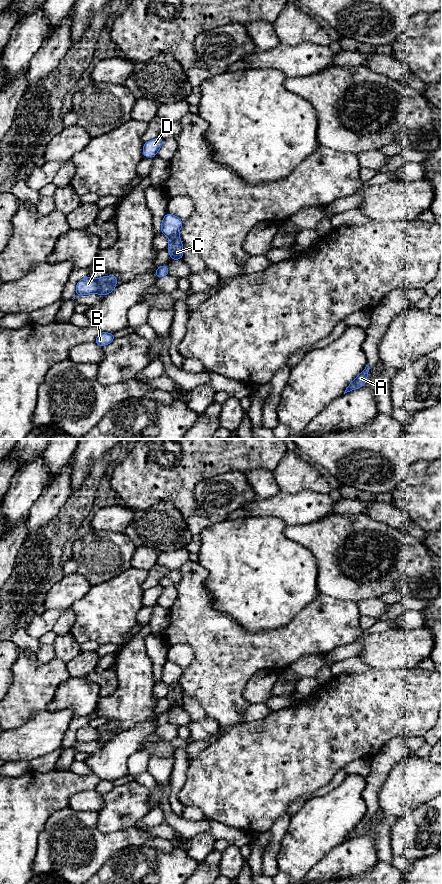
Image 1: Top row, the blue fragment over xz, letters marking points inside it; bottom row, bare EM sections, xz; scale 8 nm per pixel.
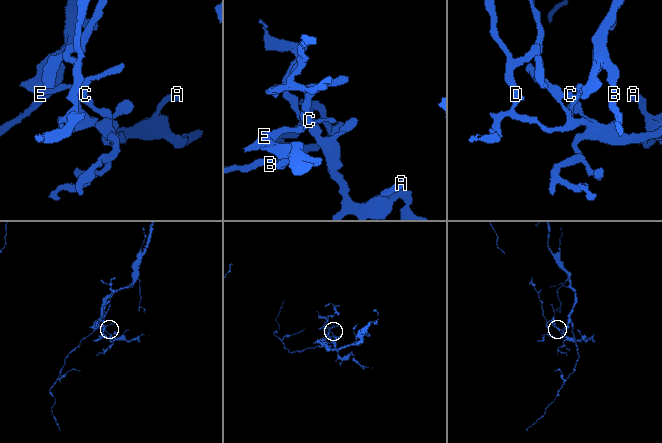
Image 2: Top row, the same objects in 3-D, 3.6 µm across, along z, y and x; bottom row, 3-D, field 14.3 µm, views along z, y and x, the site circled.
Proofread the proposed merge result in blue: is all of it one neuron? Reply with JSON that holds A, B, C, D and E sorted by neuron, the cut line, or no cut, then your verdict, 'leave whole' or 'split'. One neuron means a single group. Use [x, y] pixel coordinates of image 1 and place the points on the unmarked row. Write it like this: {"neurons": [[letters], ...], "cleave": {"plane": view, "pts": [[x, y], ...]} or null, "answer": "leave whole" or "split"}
{"neurons": [["A", "D"], ["B", "C", "E"]], "cleave": {"plane": "xz", "pts": [[177, 681], [169, 685]]}, "answer": "split"}

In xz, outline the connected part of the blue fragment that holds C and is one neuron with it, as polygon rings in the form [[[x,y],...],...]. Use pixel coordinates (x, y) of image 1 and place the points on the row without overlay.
[[[174,682],[169,685],[169,694],[167,696],[168,701],[171,704],[171,708],[177,708],[183,706],[183,692],[181,690],[180,684],[178,682]]]

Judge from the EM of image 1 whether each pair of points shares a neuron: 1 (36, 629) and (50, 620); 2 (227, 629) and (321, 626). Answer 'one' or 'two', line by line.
1: one
2: one

